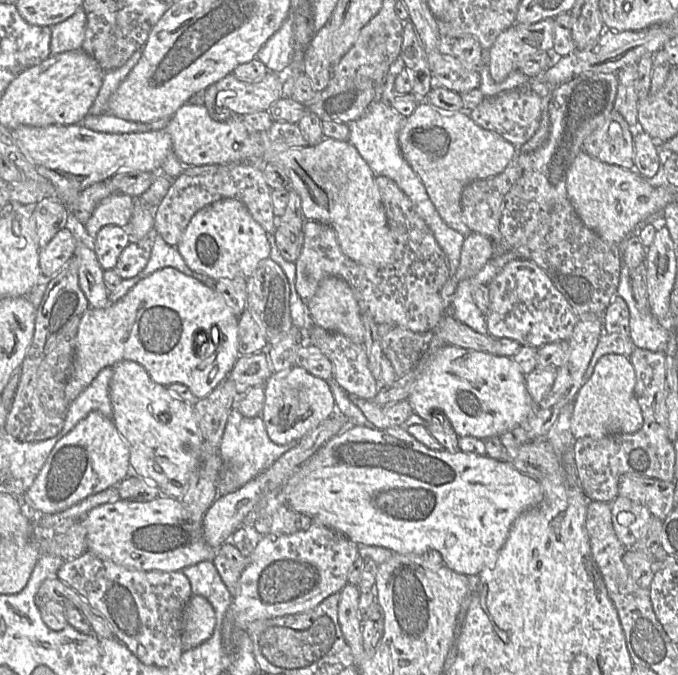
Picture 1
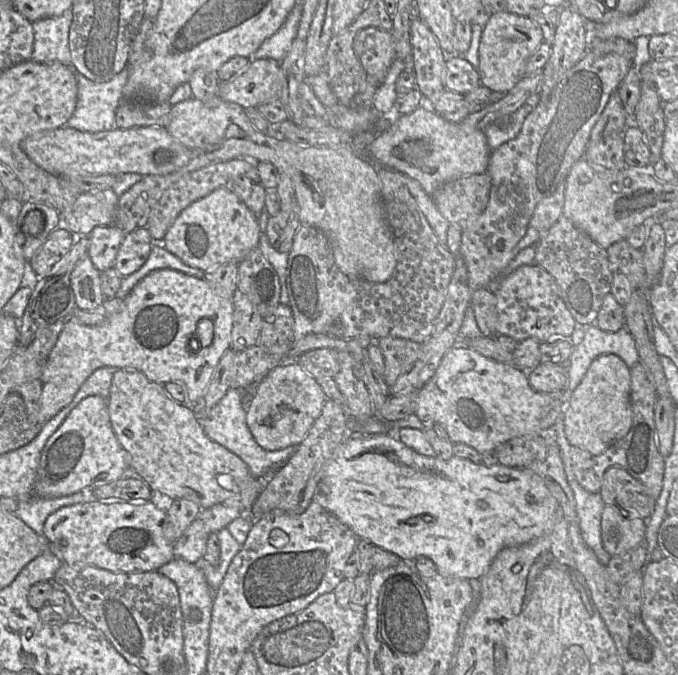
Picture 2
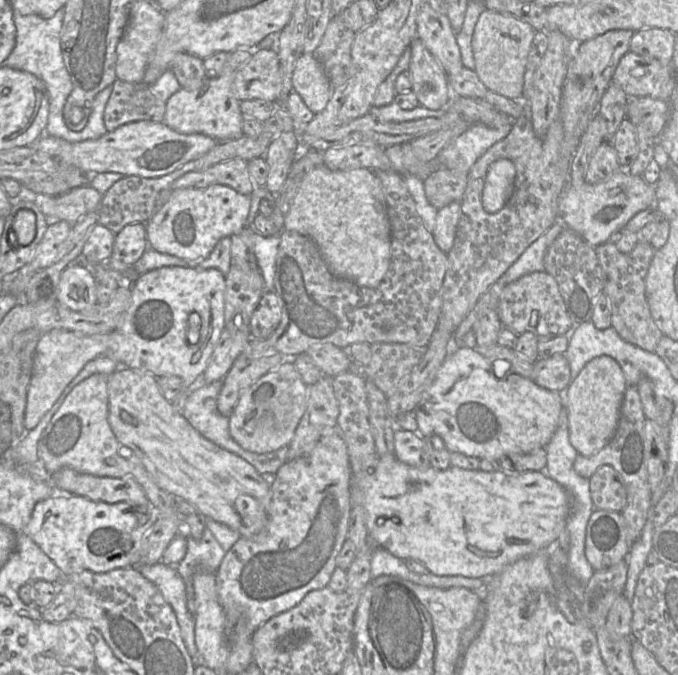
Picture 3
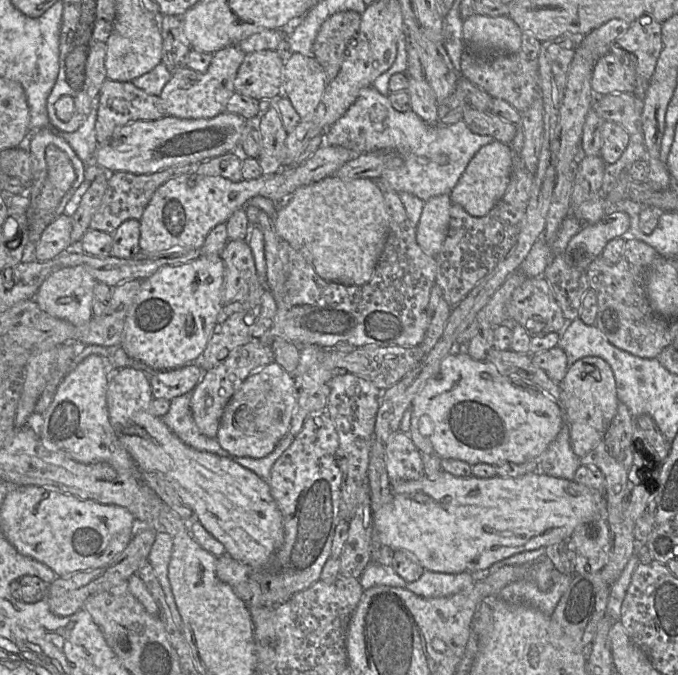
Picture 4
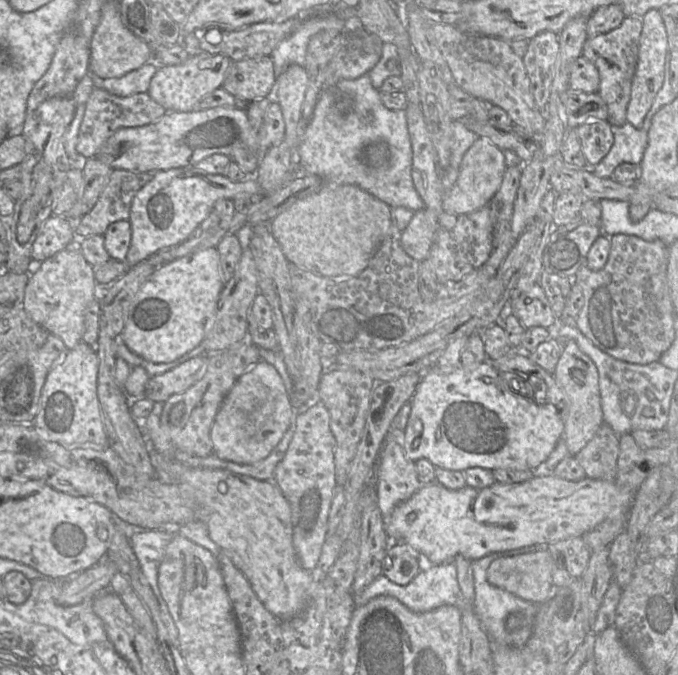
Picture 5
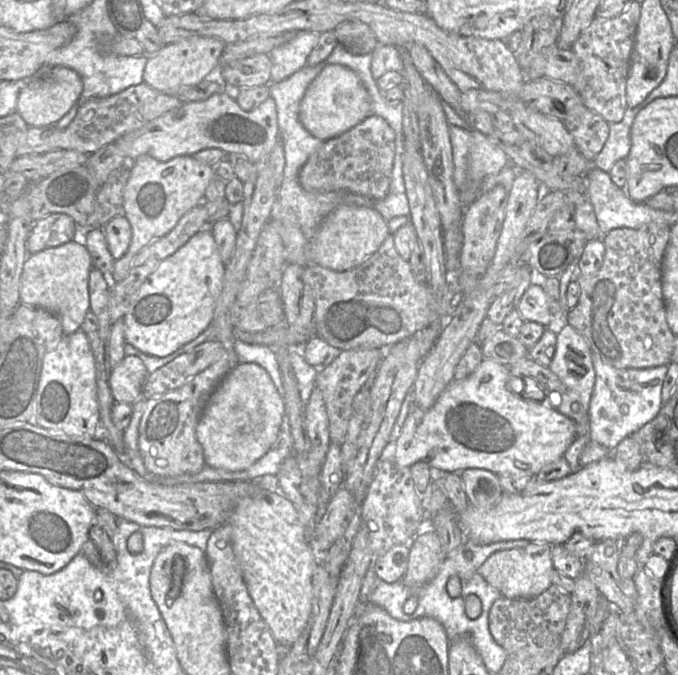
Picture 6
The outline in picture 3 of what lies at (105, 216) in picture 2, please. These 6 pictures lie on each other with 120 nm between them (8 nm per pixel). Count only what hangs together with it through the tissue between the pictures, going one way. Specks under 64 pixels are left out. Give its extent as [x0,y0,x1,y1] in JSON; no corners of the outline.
[19,186,103,226]

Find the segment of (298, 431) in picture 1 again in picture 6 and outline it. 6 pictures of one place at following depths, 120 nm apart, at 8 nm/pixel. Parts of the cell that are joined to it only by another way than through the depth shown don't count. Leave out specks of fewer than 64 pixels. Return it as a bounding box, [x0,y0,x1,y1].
[196,363,285,471]

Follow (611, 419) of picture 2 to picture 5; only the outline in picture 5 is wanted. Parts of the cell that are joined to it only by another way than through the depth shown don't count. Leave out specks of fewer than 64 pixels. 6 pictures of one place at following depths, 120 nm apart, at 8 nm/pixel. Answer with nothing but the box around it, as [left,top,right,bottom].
[553,340,604,456]

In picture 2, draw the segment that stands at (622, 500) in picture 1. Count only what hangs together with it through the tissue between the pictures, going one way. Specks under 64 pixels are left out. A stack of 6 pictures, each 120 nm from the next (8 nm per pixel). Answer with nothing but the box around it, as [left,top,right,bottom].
[602,505,646,556]

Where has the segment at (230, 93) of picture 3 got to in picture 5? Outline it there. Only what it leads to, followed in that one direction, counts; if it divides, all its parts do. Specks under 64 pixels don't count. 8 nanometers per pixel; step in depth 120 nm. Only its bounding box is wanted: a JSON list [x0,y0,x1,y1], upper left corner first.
[149,51,232,112]

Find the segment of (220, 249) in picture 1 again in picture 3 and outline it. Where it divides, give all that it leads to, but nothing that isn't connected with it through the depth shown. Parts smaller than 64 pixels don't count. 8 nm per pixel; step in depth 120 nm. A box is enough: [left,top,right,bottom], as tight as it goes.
[145,185,251,261]

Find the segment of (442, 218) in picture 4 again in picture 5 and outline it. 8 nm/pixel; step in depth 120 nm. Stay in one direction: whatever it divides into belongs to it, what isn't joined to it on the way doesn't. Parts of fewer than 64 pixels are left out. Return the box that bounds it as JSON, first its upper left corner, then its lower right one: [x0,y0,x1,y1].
[401,208,438,259]

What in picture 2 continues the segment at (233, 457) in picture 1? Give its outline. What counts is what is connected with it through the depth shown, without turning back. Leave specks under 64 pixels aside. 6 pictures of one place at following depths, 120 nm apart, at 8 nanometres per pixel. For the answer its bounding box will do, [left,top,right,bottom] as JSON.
[199,388,296,479]

